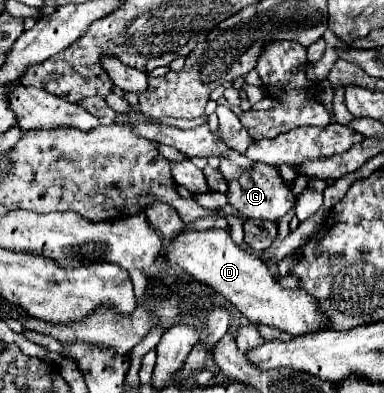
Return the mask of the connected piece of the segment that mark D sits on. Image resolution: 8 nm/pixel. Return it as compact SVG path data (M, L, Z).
M189 230L177 234L167 246L167 258L185 272L223 294L253 324L275 326L291 336L303 336L329 328L329 318L321 312L319 302L301 288L287 290L269 272L263 260L237 246L225 230Z

